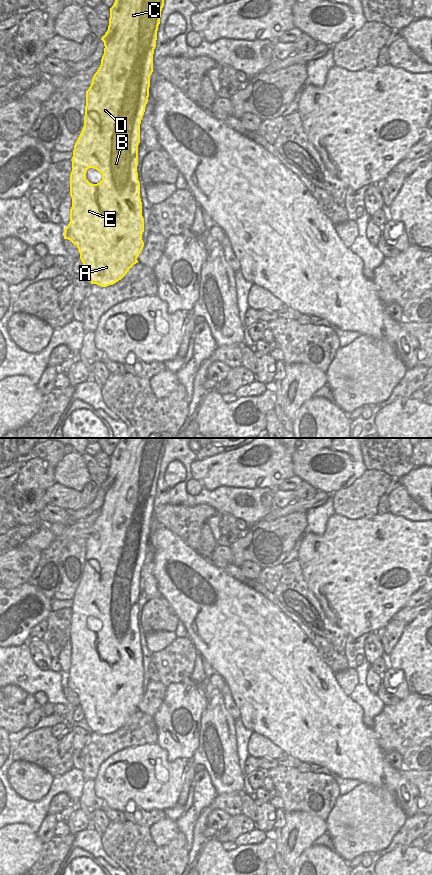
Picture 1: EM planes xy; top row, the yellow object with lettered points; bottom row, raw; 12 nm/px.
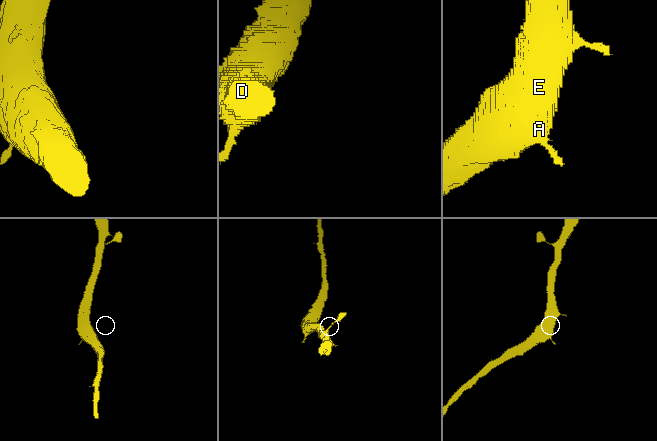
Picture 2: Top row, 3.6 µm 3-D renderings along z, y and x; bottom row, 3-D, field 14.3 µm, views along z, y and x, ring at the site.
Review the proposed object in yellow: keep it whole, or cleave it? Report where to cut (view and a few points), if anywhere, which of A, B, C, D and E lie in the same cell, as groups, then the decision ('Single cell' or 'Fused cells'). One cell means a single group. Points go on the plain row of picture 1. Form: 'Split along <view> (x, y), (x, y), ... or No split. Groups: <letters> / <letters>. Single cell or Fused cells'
No split. Groups: A B C D E. Single cell.

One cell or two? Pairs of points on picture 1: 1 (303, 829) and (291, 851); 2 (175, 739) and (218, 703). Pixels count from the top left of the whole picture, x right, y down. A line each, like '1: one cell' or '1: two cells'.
1: one cell
2: two cells

